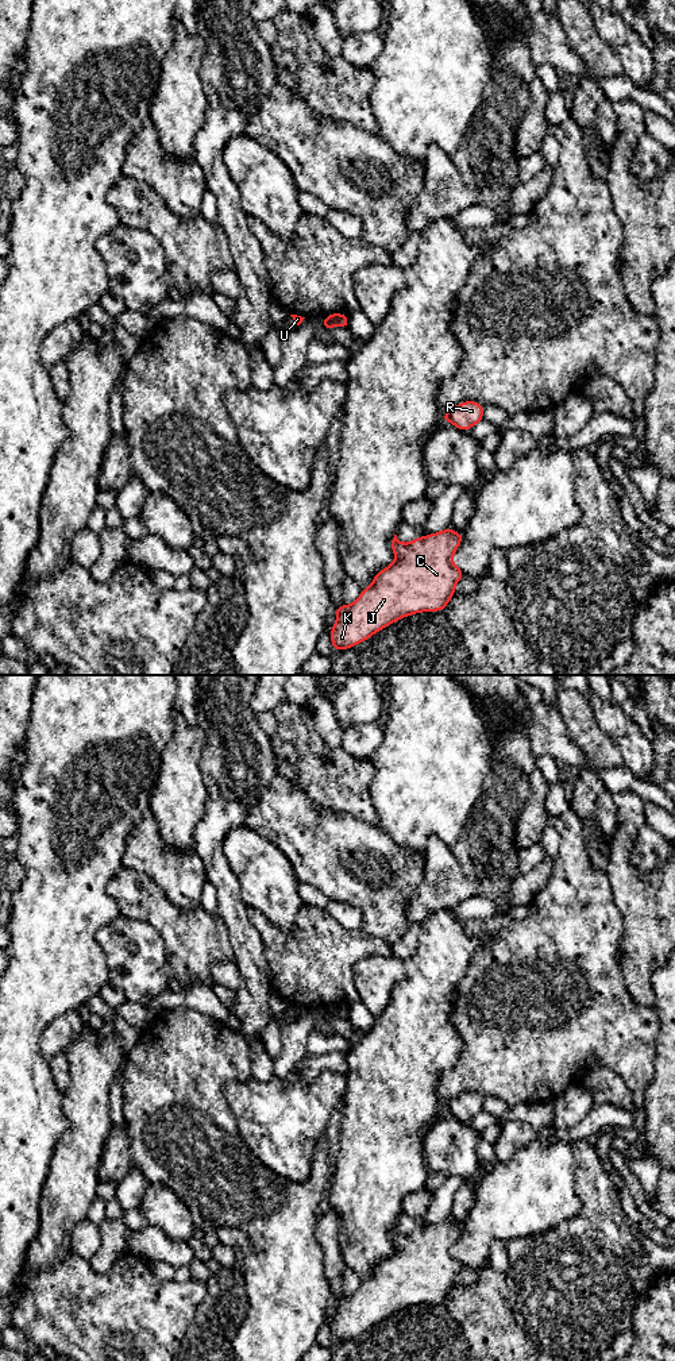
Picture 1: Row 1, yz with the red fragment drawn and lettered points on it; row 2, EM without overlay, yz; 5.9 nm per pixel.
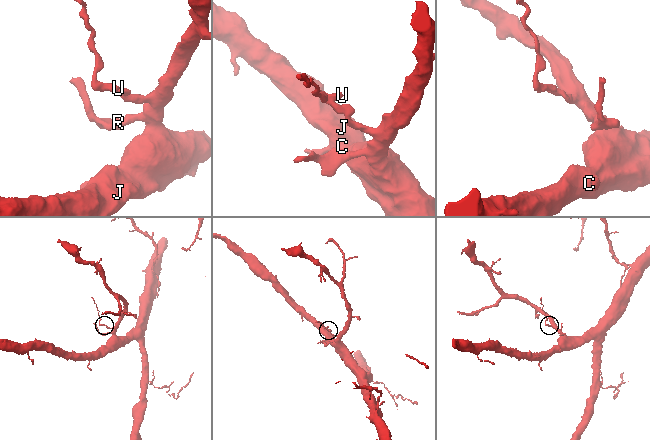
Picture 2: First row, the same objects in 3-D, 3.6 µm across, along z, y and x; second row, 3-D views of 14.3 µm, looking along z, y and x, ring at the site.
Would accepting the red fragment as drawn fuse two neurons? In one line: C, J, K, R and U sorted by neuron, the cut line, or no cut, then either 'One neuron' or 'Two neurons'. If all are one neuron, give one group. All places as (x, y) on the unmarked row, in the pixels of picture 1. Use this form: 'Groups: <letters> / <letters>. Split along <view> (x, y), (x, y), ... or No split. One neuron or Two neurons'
Groups: C J K R / U. Split along yz (326, 1009), (335, 1016). Two neurons

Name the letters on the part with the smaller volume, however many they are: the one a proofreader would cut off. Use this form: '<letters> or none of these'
U

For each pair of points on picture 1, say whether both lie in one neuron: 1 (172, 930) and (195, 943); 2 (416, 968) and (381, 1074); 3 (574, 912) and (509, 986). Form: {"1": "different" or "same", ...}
{"1": "same", "2": "same", "3": "same"}

